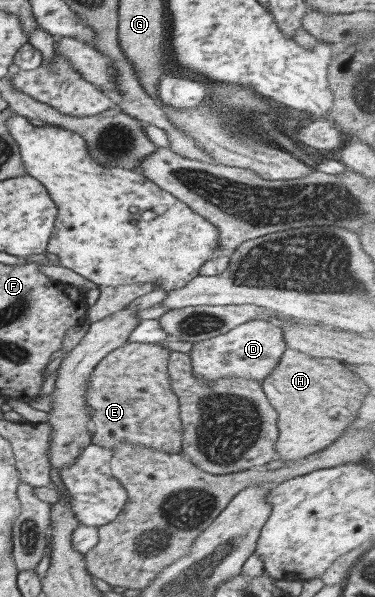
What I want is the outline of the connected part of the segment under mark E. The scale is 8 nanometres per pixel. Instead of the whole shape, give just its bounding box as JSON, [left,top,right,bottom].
[86,342,183,453]

